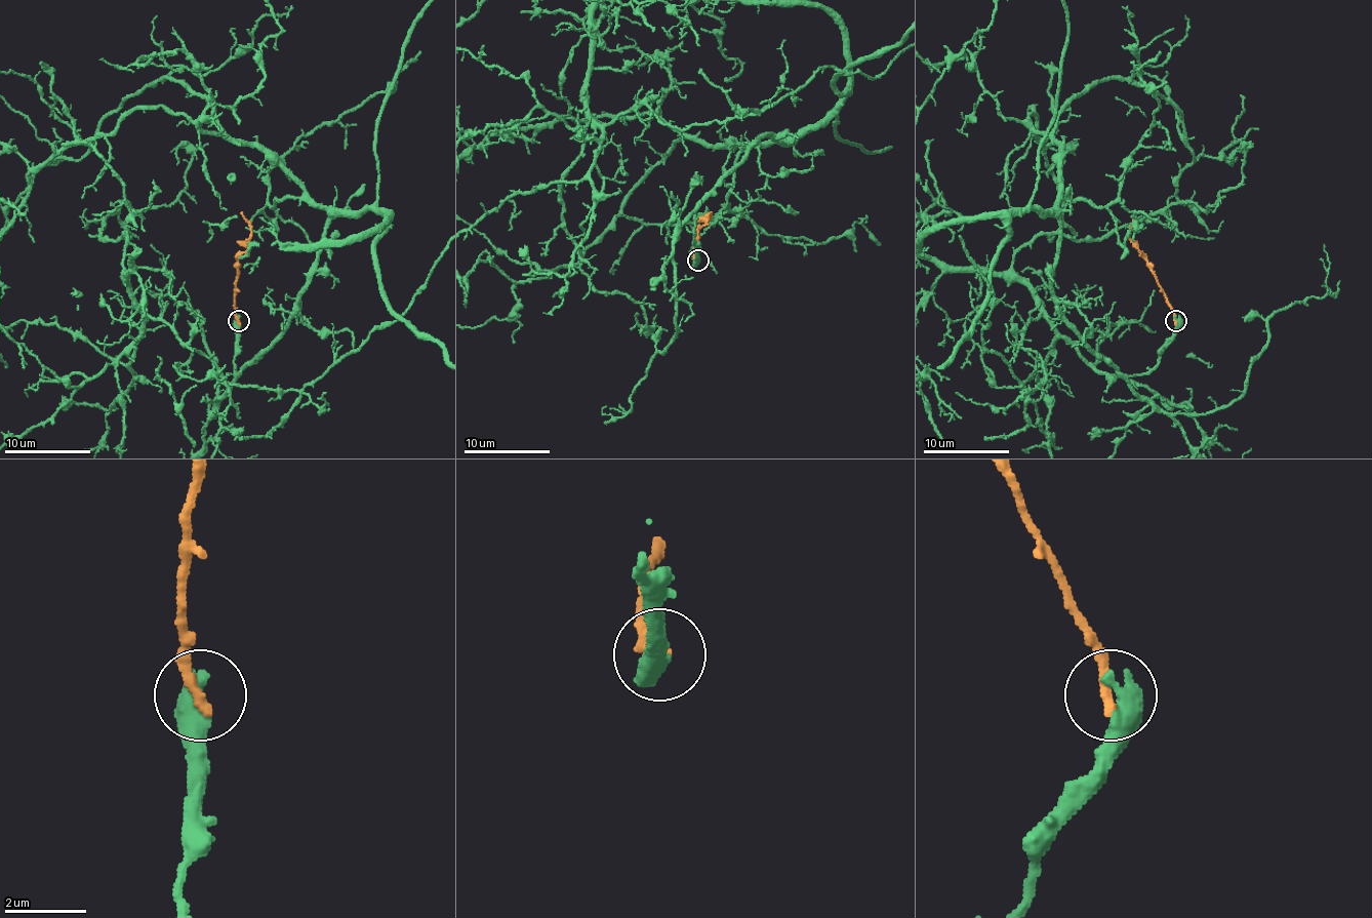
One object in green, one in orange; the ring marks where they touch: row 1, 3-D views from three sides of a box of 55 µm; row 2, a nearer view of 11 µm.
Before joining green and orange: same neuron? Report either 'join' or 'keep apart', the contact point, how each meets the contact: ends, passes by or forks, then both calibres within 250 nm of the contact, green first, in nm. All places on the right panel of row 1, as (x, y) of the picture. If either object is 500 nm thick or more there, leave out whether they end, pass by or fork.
keep apart | (1175, 320) | 600/300 nm

